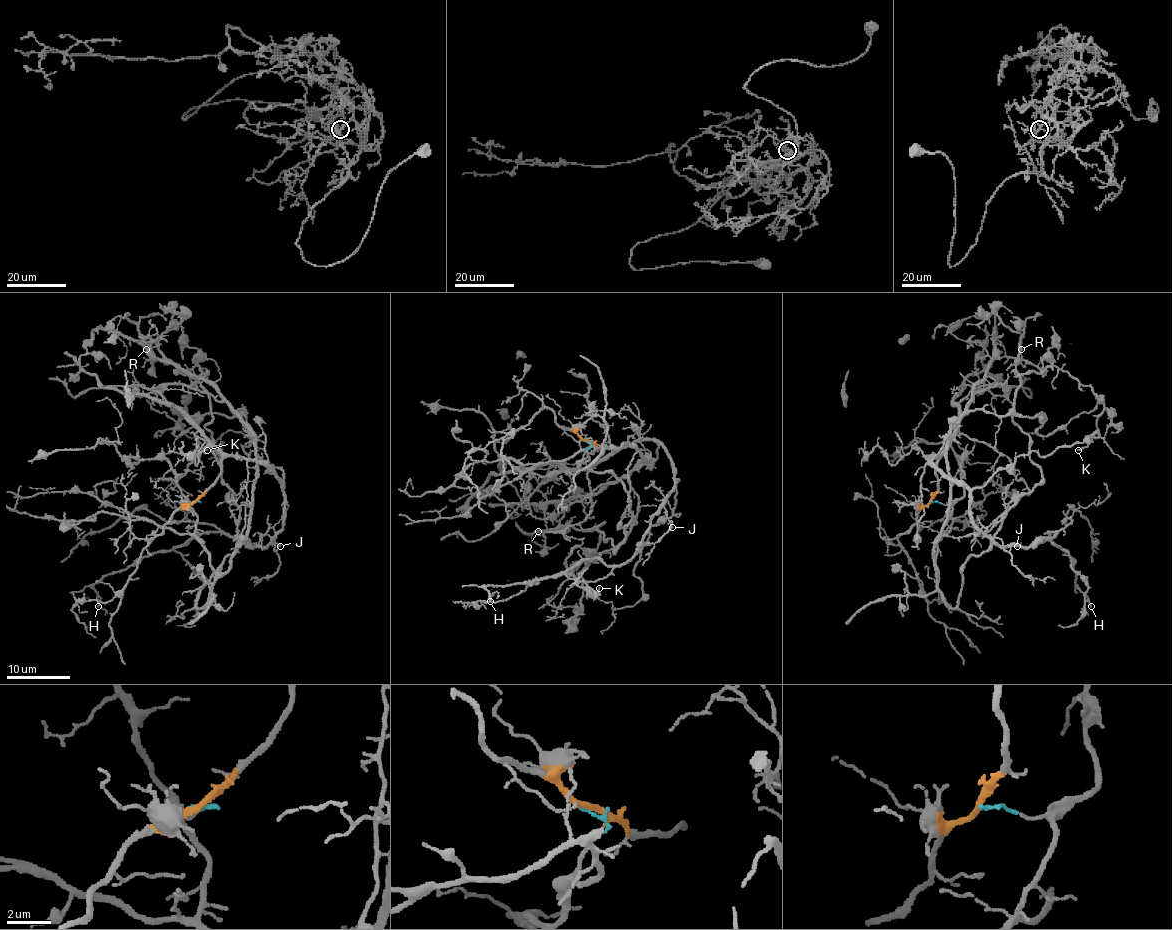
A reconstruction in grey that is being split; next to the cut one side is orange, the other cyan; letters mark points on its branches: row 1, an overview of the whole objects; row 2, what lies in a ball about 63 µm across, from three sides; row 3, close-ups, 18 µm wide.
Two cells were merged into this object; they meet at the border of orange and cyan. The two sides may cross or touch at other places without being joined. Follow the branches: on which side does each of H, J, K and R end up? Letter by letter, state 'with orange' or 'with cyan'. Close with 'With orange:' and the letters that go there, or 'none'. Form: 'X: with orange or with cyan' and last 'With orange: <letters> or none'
H: with orange
J: with orange
K: with orange
R: with cyan
With orange: H, J, K

